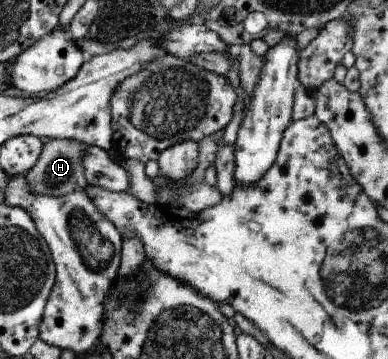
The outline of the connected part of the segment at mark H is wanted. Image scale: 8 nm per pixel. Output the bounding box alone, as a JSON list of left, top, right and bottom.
[24,140,87,197]

